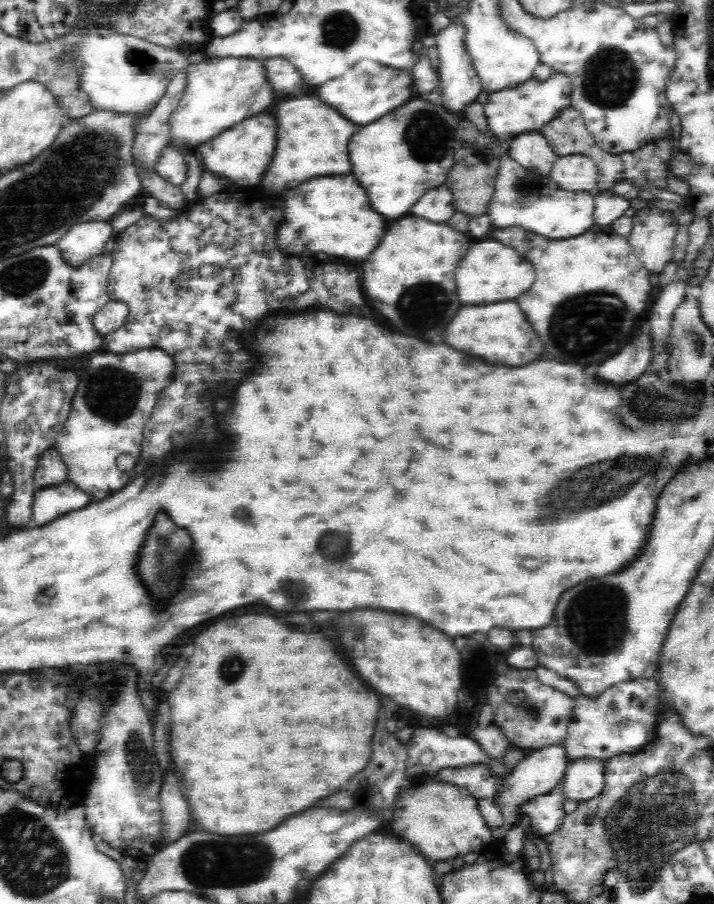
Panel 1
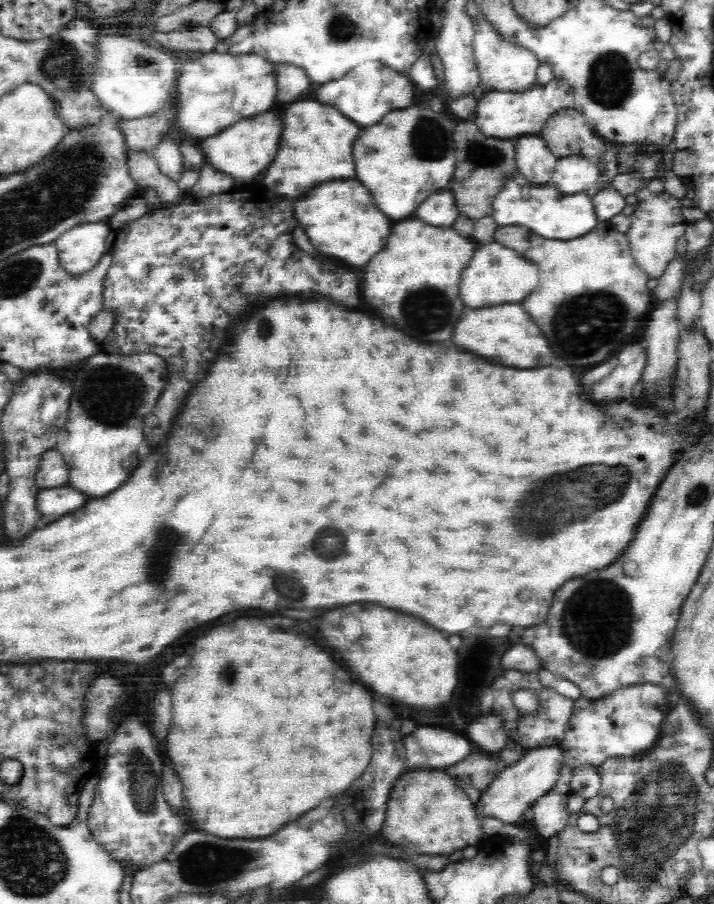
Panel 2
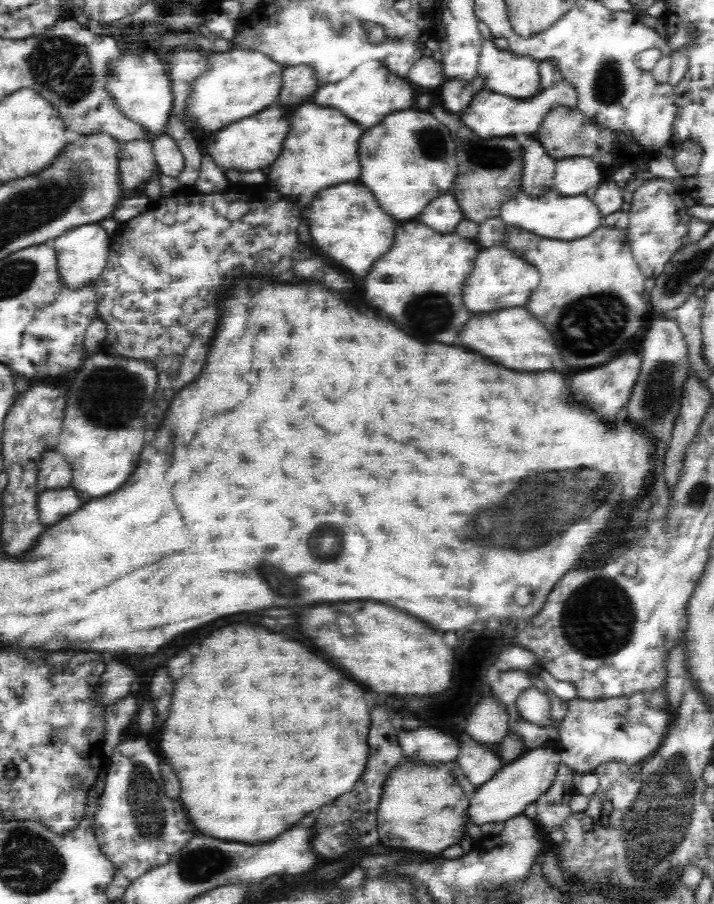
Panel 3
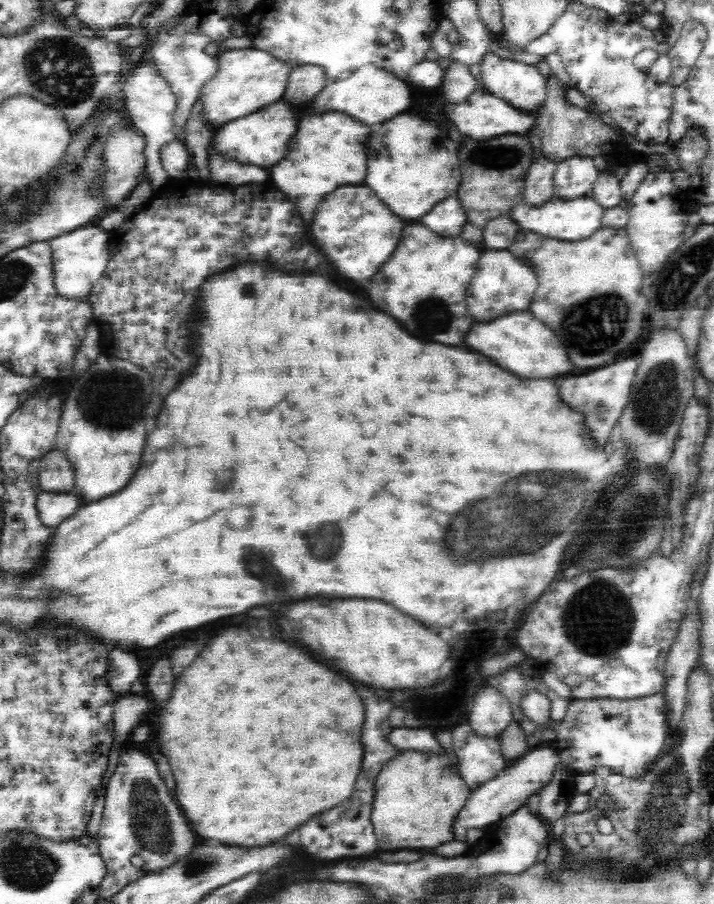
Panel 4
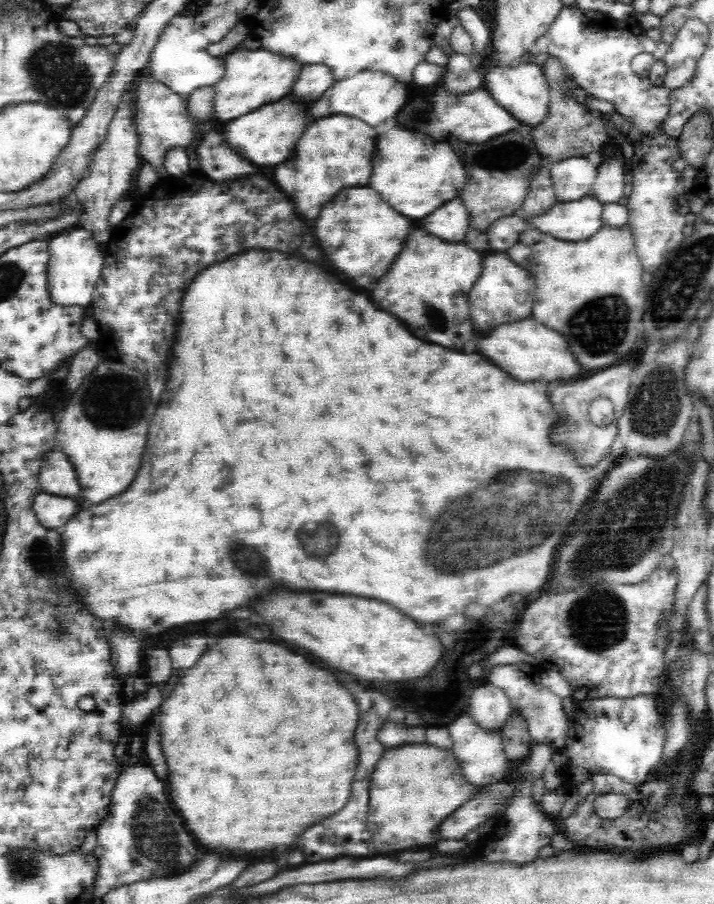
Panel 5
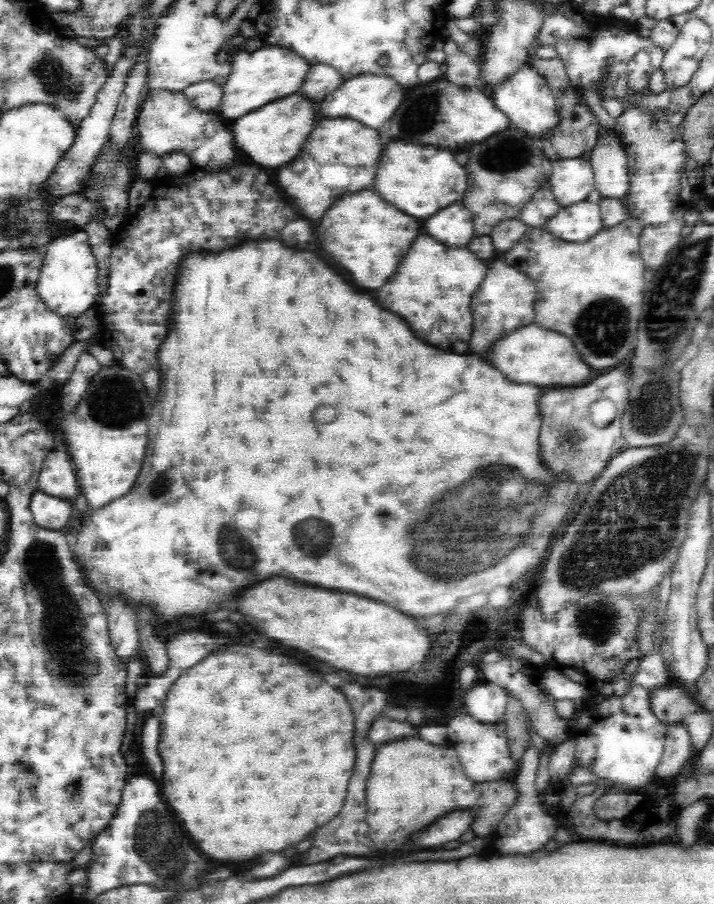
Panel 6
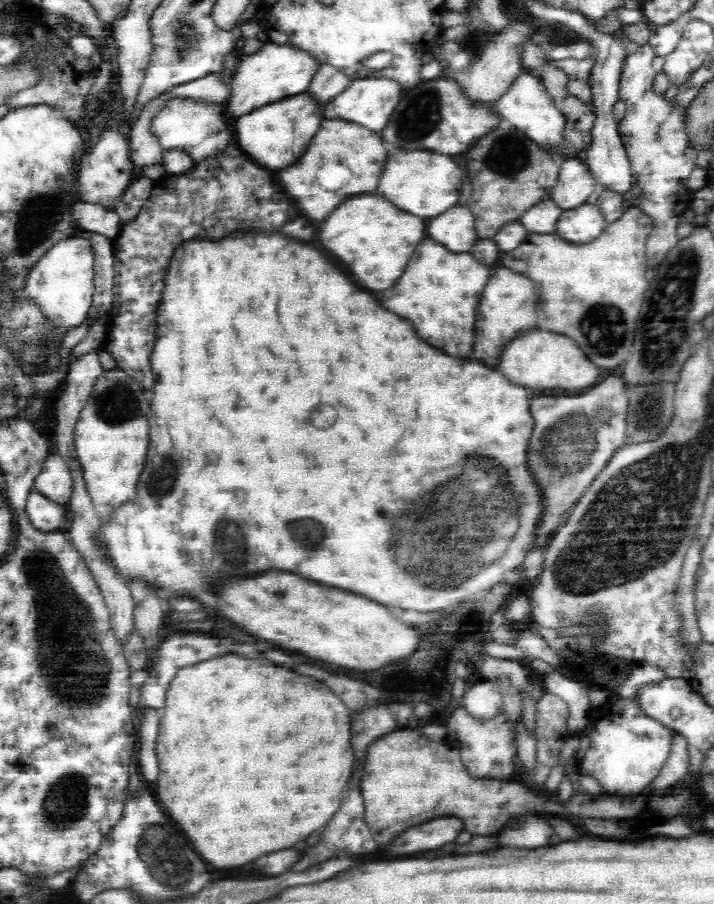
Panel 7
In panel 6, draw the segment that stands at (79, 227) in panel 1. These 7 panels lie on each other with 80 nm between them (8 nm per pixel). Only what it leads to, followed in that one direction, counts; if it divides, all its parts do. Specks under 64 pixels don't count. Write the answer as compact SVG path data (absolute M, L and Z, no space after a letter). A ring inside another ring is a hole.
M79 231L52 239L44 254L40 272L39 293L48 308L61 316L80 317L94 308L98 291L99 268L94 251L89 243L88 233Z

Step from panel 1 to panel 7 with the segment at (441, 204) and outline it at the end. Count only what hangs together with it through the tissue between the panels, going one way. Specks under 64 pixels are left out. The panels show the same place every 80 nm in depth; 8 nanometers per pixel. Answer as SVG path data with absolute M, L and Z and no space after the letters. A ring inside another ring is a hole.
M456 205L440 213L430 220L426 230L428 238L443 244L453 253L470 253L479 239L474 215L466 206Z

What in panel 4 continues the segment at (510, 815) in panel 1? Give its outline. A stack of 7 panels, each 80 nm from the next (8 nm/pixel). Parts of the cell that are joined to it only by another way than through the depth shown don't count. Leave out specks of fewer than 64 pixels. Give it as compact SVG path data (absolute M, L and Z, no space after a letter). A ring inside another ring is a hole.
M536 748L529 750L516 764L510 768L505 768L500 774L492 777L492 780L484 782L476 790L471 791L465 806L462 808L460 815L456 818L454 832L456 840L465 842L467 832L470 828L485 829L492 826L510 814L514 814L518 808L522 808L532 797L548 786L554 778L554 768L560 764L560 755L553 748Z

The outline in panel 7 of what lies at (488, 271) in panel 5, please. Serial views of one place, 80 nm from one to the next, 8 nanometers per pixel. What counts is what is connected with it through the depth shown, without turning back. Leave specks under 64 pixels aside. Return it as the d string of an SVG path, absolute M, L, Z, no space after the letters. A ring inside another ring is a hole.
M495 266L489 276L484 294L481 294L476 318L476 342L474 342L474 358L488 367L498 370L500 356L506 346L516 336L534 332L537 327L537 296L532 279L512 271L507 266Z

